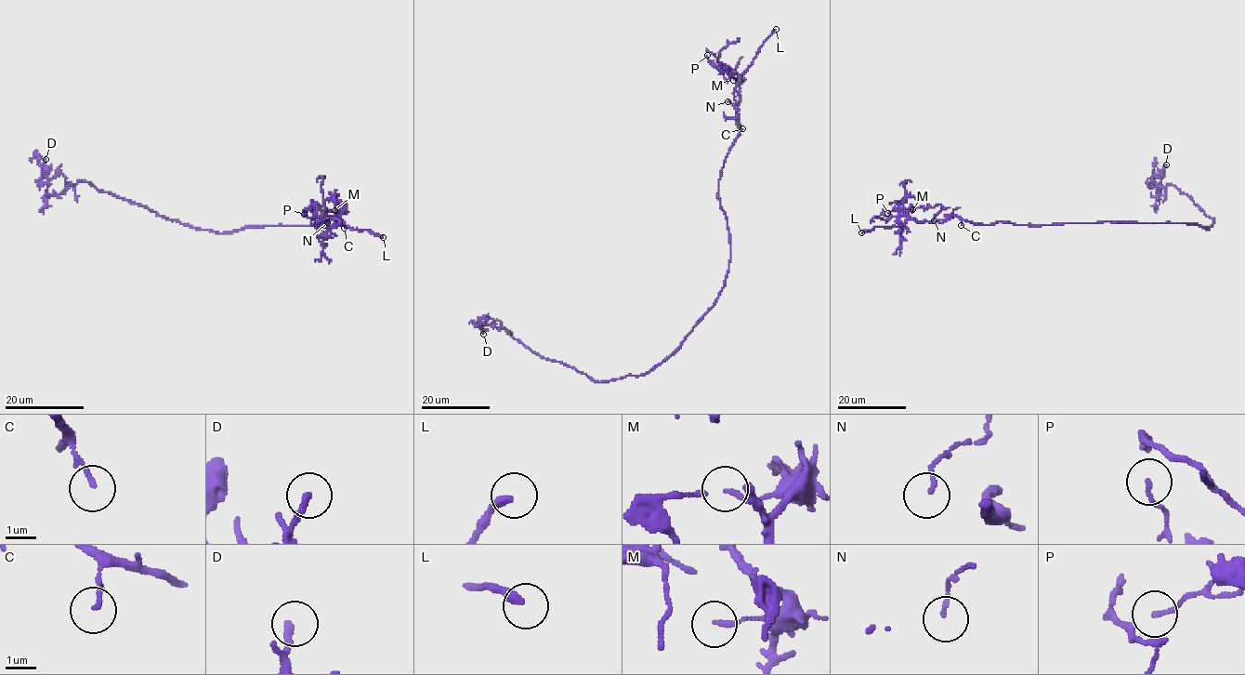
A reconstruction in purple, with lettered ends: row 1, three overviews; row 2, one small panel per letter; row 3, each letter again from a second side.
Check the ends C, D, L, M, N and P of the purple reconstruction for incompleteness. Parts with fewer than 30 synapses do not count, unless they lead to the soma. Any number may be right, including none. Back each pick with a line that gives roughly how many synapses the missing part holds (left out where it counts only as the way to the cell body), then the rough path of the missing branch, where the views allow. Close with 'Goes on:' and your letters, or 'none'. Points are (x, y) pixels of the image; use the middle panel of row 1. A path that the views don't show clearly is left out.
Goes on: L

